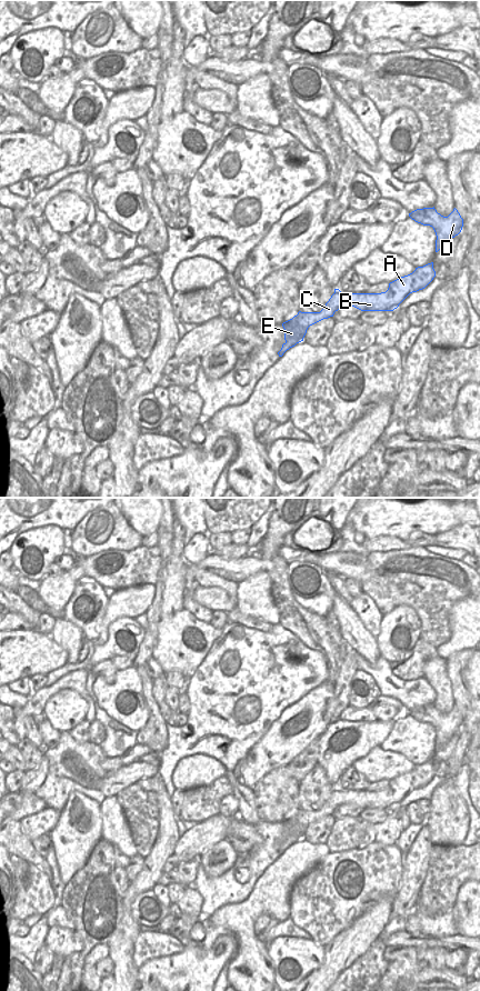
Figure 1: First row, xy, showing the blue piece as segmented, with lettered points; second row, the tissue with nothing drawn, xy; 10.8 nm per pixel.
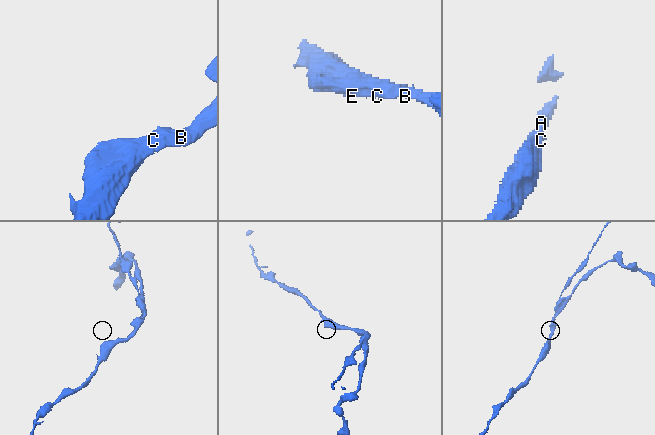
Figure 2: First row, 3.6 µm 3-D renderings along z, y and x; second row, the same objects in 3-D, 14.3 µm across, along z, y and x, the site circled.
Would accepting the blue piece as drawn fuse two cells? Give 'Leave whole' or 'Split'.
Leave whole.

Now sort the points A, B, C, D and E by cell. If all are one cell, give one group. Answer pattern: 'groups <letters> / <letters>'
groups A B C D E

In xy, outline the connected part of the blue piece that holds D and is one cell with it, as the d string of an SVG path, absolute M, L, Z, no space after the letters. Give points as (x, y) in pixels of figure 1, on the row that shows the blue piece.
M434 207L417 209L409 217L418 223L433 228L437 236L436 252L444 249L463 227L463 219L456 208L448 217L438 213Z

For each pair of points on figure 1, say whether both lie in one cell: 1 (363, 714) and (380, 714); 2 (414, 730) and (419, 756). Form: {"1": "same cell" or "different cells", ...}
{"1": "different cells", "2": "same cell"}

